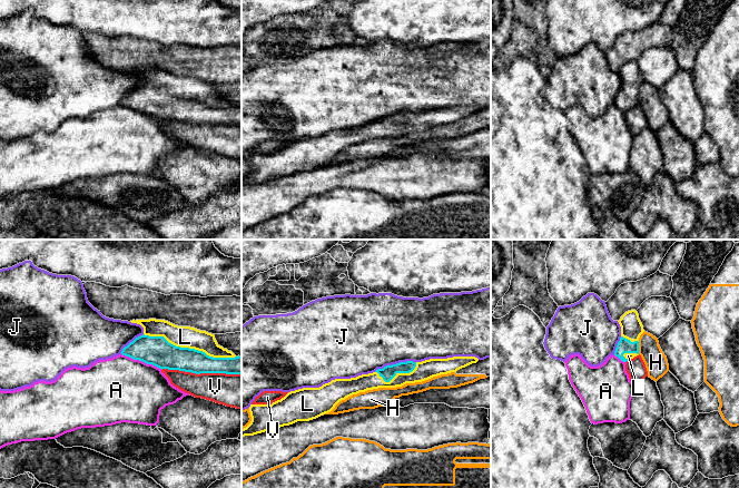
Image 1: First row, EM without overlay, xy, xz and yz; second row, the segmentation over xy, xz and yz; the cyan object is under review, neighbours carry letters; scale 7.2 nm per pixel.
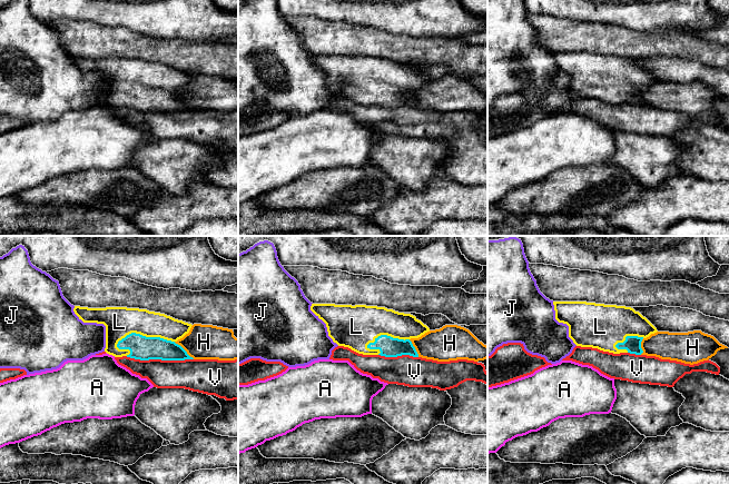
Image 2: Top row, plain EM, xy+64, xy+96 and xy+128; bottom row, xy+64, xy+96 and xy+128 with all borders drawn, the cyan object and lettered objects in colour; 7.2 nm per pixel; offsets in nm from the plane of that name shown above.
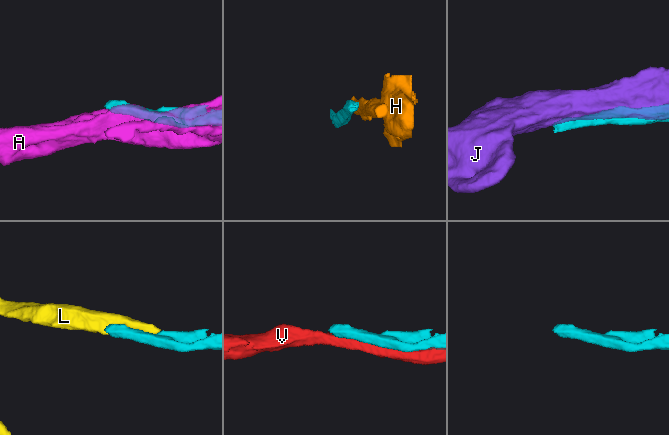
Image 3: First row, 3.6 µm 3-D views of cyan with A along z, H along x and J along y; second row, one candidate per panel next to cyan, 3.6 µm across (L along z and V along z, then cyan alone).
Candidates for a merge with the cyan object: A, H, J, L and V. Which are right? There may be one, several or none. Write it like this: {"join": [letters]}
{"join": ["L"]}

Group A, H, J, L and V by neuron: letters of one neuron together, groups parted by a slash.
A / H / J / L / V

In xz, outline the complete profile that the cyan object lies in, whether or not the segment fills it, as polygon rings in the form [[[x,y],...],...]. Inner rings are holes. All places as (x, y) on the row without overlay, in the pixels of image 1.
[[[475,107],[406,111],[356,128],[335,129],[319,138],[290,141],[272,155],[250,155],[252,172],[242,179],[242,187],[254,186],[297,172],[316,169],[331,163],[339,152],[359,143],[422,133],[433,127],[456,123],[477,111]]]

